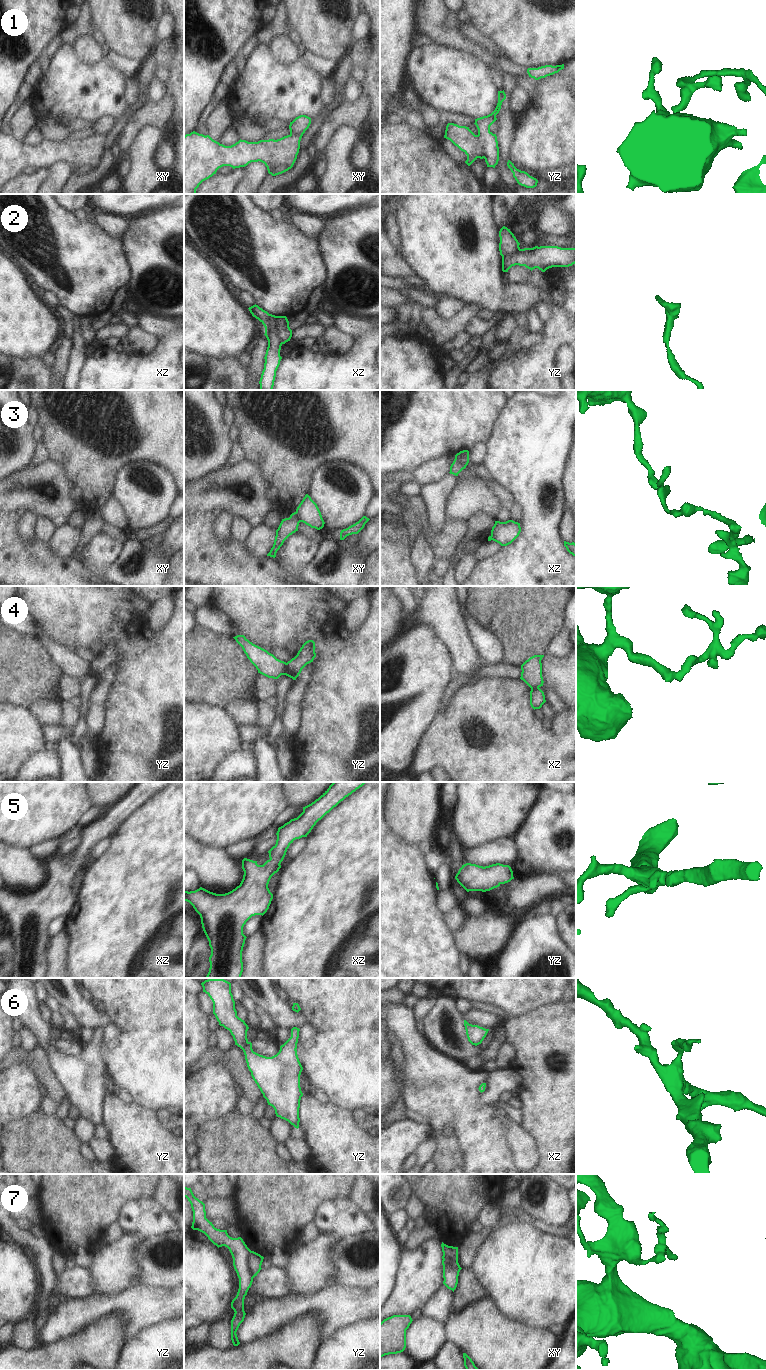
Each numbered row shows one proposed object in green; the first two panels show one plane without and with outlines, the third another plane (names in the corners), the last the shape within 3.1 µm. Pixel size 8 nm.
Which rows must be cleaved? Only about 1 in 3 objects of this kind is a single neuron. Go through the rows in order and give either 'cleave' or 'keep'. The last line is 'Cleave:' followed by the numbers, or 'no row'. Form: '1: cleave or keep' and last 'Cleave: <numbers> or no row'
1: keep
2: cleave
3: cleave
4: cleave
5: keep
6: keep
7: cleave
Cleave: 2, 3, 4, 7

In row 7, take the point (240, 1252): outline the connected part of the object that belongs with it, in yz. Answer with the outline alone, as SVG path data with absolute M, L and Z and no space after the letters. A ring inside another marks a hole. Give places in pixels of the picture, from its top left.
M184 1187L184 1197L190 1202L193 1211L191 1228L204 1233L218 1248L227 1247L232 1255L233 1266L239 1278L239 1289L236 1297L231 1302L231 1308L235 1312L231 1320L231 1340L234 1346L238 1346L240 1342L236 1332L244 1321L246 1315L244 1299L254 1278L247 1262L251 1250L241 1237L232 1238L228 1235L227 1230L220 1230L214 1227L212 1222L206 1218L205 1204L194 1196L191 1188Z

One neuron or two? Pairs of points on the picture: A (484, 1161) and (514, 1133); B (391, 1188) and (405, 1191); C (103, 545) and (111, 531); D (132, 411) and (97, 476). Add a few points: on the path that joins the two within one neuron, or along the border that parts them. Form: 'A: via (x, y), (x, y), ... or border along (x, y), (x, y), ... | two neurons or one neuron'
A: border along (500, 1118), (506, 1142), (513, 1157), (513, 1163) | two neurons
B: via (394, 1191), (402, 1191) | one neuron
C: border along (101, 531), (122, 544) | two neurons
D: via (124, 427), (115, 447), (102, 460) | one neuron

